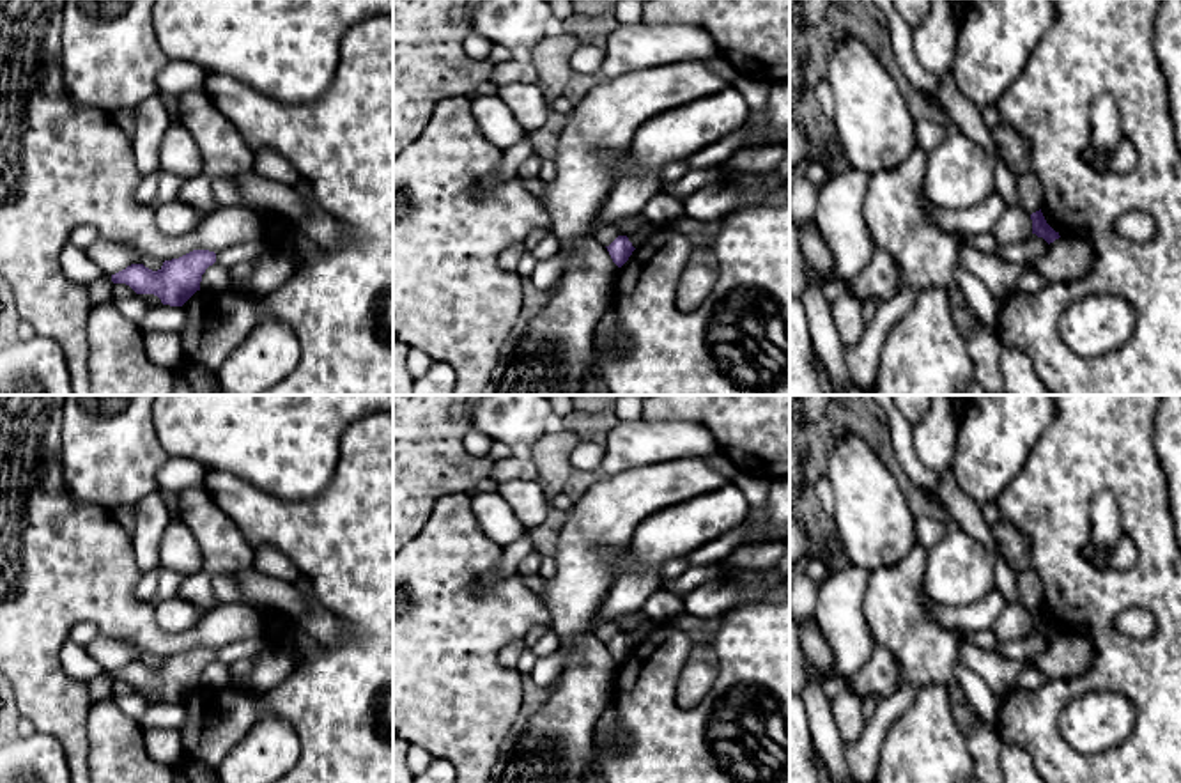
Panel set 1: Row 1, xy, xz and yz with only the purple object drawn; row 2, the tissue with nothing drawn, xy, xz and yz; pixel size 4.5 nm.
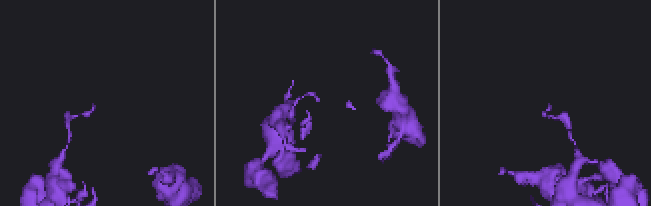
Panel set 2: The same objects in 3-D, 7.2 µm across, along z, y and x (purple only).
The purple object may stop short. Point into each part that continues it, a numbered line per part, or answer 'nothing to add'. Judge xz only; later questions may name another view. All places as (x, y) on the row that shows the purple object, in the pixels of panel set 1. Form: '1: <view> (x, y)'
nothing to add

